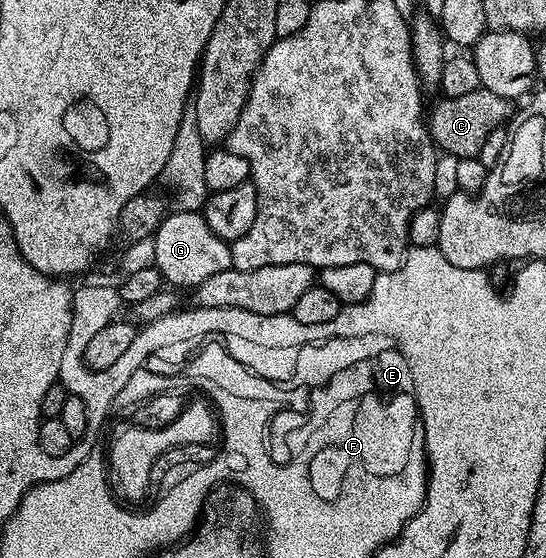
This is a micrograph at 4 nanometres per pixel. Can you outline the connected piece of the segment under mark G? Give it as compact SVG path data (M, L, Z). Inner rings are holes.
M180 208L174 210L174 214L173 211L166 213L151 239L151 249L155 252L153 265L161 273L162 279L173 288L195 288L218 272L232 270L230 243L211 232L204 213Z

